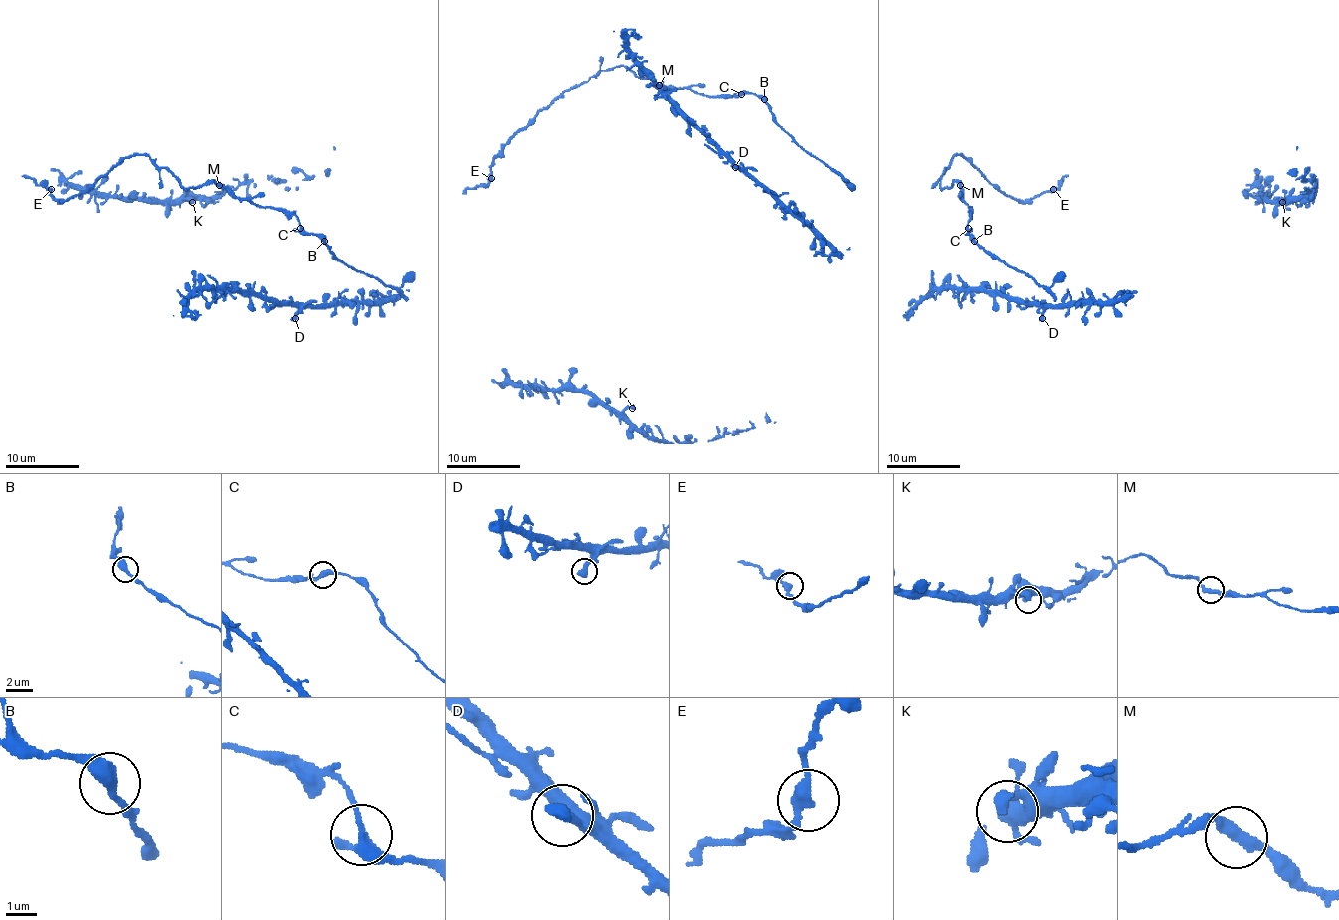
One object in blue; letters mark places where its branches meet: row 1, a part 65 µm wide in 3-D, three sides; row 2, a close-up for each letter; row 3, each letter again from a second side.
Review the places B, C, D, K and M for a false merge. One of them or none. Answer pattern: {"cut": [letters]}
{"cut": []}

